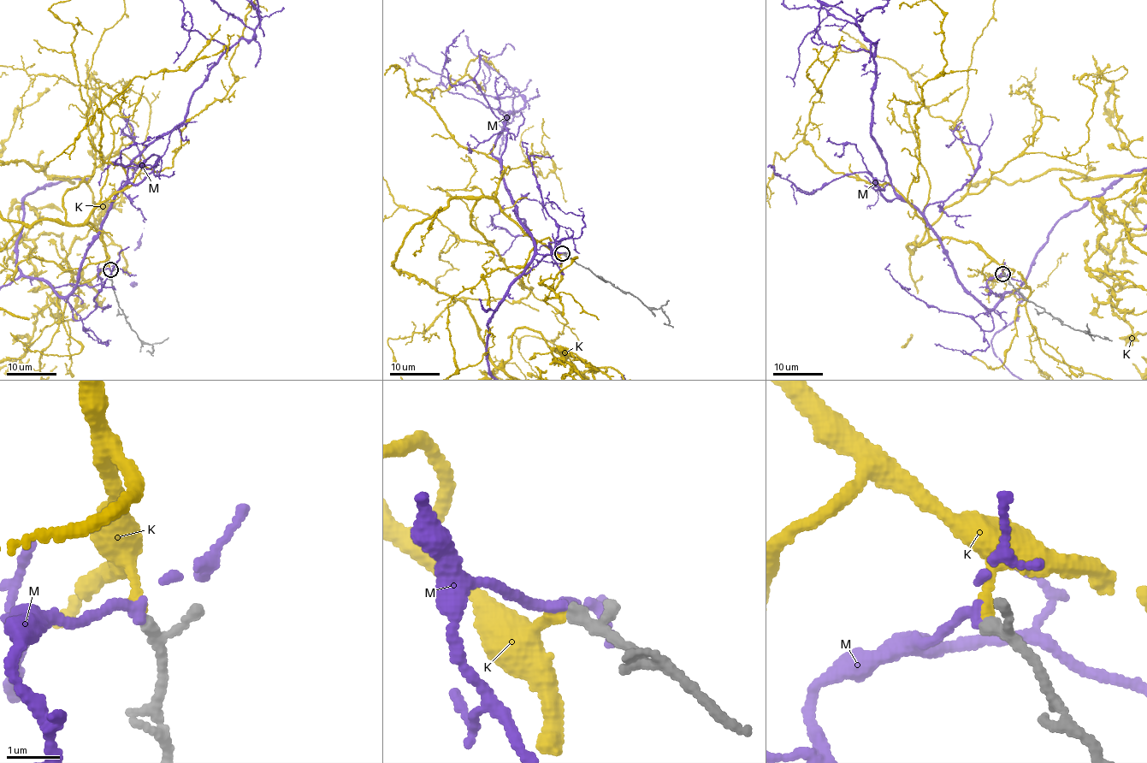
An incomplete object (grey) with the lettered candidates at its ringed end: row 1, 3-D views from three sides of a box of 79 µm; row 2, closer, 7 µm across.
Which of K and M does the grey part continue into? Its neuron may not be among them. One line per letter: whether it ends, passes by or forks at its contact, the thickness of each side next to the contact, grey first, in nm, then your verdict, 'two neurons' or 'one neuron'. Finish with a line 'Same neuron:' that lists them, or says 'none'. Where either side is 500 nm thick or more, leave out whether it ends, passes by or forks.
K: it ends | 170/200 nm | one neuron
M: it passes by | 180/140 nm | two neurons
Same neuron: K

